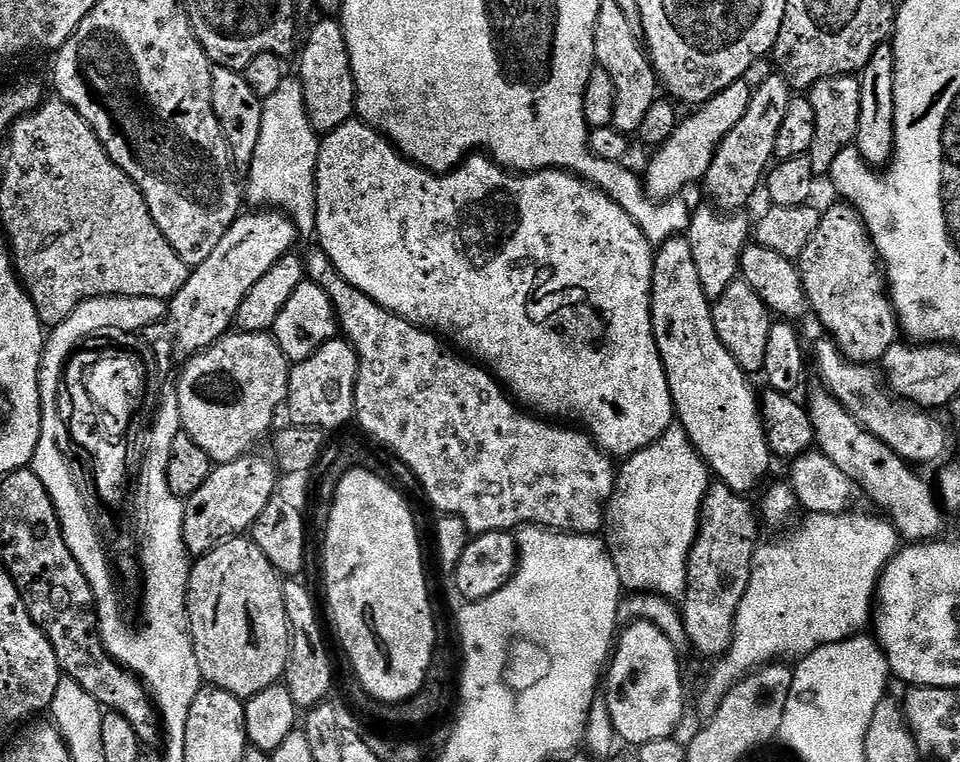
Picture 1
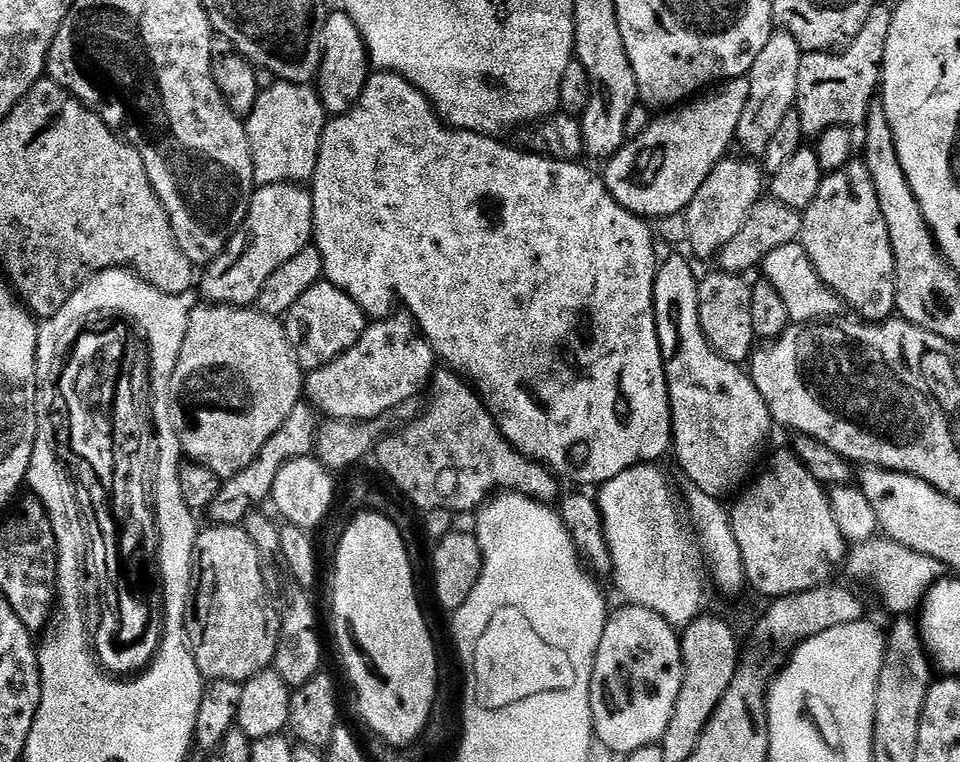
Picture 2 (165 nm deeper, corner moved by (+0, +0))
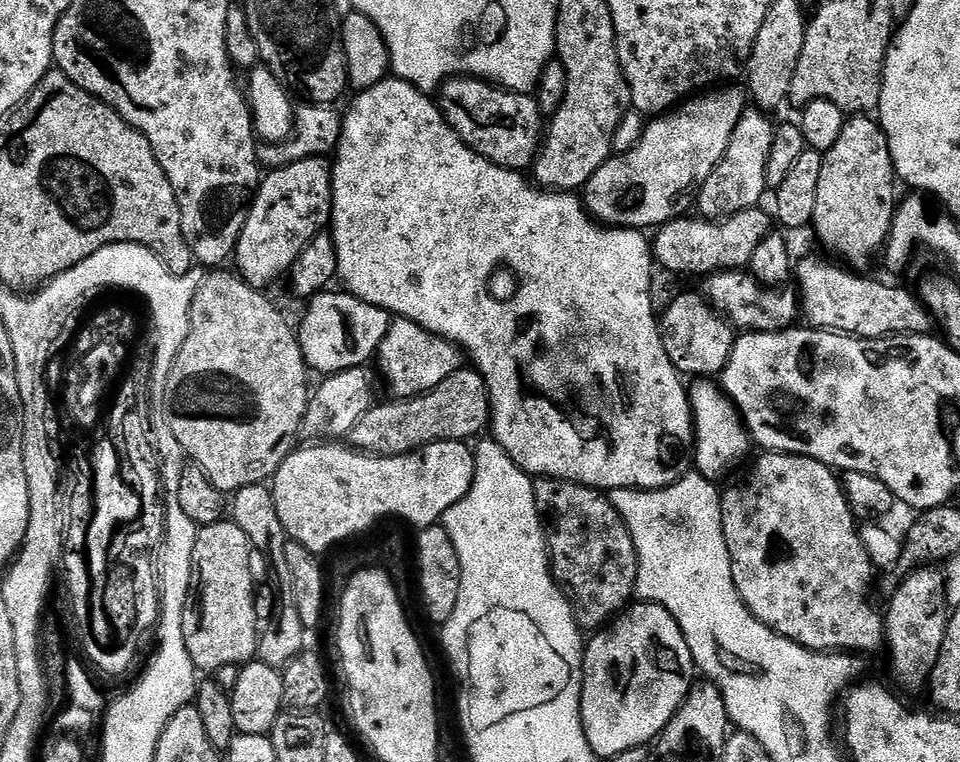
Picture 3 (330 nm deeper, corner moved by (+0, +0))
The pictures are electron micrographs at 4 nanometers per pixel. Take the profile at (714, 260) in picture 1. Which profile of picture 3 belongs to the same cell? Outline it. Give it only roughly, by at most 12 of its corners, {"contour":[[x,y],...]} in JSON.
{"contour":[[745,110],[695,197],[725,220],[769,191],[773,121]]}

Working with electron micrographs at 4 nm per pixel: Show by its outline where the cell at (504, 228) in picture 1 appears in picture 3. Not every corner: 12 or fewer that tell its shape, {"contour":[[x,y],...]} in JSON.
{"contour":[[405,80],[332,165],[339,283],[449,340],[533,478],[665,488],[649,237]]}

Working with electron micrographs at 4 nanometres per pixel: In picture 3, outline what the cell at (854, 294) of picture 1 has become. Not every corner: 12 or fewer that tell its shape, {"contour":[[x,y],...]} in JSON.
{"contour":[[849,115],[823,153],[811,227],[856,270],[887,245],[888,135]]}

